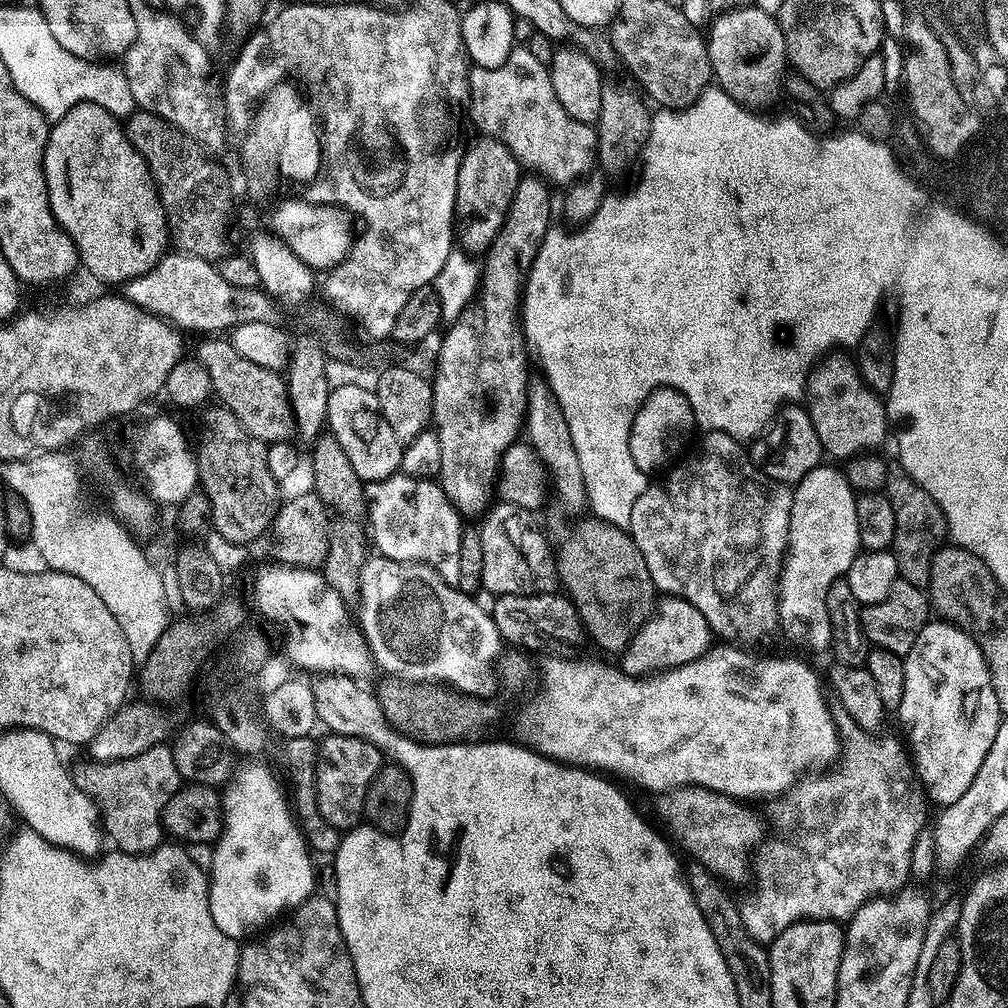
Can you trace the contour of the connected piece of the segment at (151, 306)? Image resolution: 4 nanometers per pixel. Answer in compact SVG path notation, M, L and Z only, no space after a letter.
M176 254L176 257L159 260L146 274L128 281L123 285L123 295L147 312L163 316L177 329L189 328L198 334L208 334L208 320L212 320L212 304L208 304L208 276L216 276L219 267L211 260L187 254Z

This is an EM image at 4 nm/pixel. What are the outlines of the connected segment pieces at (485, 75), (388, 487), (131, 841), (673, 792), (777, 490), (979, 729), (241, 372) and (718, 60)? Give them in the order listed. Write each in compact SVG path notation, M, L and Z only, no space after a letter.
M513 47L512 53L508 55L506 62L502 62L502 66L473 67L468 74L468 94L470 99L467 101L466 108L470 116L472 112L473 122L478 127L484 128L480 130L487 135L495 136L497 140L502 141L514 154L521 169L539 176L541 180L552 186L555 184L571 186L593 171L598 160L595 127L570 118L570 114L562 110L562 102L558 102L552 89L548 66L538 62L532 53L528 52L527 47Z
M397 474L390 478L386 478L385 480L374 480L367 485L366 500L368 503L366 516L367 519L372 519L372 532L370 528L370 534L371 536L372 534L374 536L376 542L375 551L379 553L379 555L389 556L392 560L413 560L419 564L428 564L447 584L459 585L460 575L458 574L458 550L460 549L460 537L462 535L462 517L460 513L457 512L456 507L452 504L451 500L449 500L444 489L440 487L435 479L429 478L426 480L419 480L413 476Z
M167 743L155 744L150 750L138 754L134 758L125 760L98 760L87 758L74 768L76 785L86 793L88 797L100 809L100 819L103 831L112 840L116 840L115 847L121 852L143 854L153 852L159 848L165 839L166 833L163 826L164 807L170 802L170 798L182 786L178 766L174 766L174 754Z
M694 784L670 788L659 793L655 800L661 822L680 839L686 851L696 855L693 856L695 863L703 864L709 872L725 881L743 876L744 866L750 862L748 848L755 849L760 840L760 816L744 805L747 803L709 788L697 788Z
M711 430L703 433L700 445L665 478L664 484L645 487L643 494L634 502L634 510L630 514L627 531L632 541L638 546L642 558L646 558L646 570L650 570L650 578L654 582L657 593L669 596L681 596L690 602L706 618L713 633L720 636L724 642L739 642L744 646L752 646L755 640L766 635L767 632L776 632L779 621L779 606L777 604L777 578L780 575L781 561L784 559L785 544L788 542L788 527L790 526L790 512L793 489L769 476L763 467L755 468L752 460L743 452L741 441L726 435L724 432Z
M936 618L924 624L918 638L914 638L914 646L910 646L904 657L904 669L906 686L902 690L898 715L908 731L906 744L910 749L916 776L933 805L953 804L962 798L962 794L966 794L966 790L970 790L970 782L974 782L974 774L978 774L978 766L982 766L994 742L994 734L998 734L998 726L1002 723L1000 703L994 694L982 650L978 650L975 642L961 628Z
M204 338L201 340L204 341L201 342L200 349L194 352L194 356L195 359L202 362L202 366L206 366L206 370L210 370L210 382L215 399L227 408L254 438L264 441L267 445L276 444L280 441L291 441L297 431L296 416L292 411L289 385L284 385L284 380L280 377L283 375L279 371L263 368L254 362L250 362L250 358L242 358L242 354L238 354L238 350L234 350L231 339Z
M729 8L711 21L706 32L708 57L715 83L749 110L764 110L782 96L788 64L780 21L760 8Z

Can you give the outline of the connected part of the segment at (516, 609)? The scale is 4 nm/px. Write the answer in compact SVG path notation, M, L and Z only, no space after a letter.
M559 591L539 592L529 596L526 594L497 596L490 615L500 632L501 641L512 646L544 644L547 640L557 640L560 644L580 644L586 640L584 621L580 619L578 610L567 595Z

